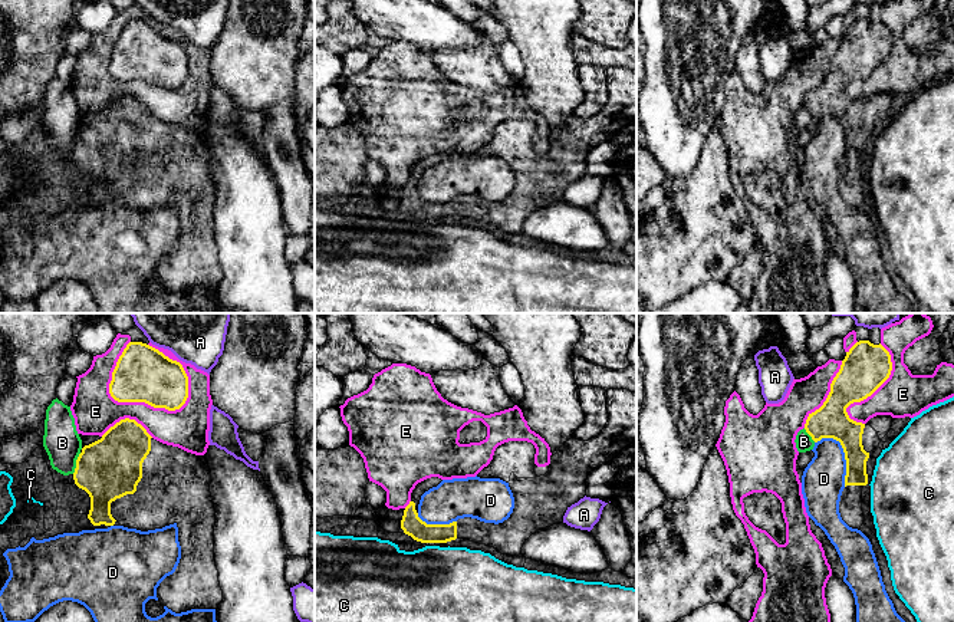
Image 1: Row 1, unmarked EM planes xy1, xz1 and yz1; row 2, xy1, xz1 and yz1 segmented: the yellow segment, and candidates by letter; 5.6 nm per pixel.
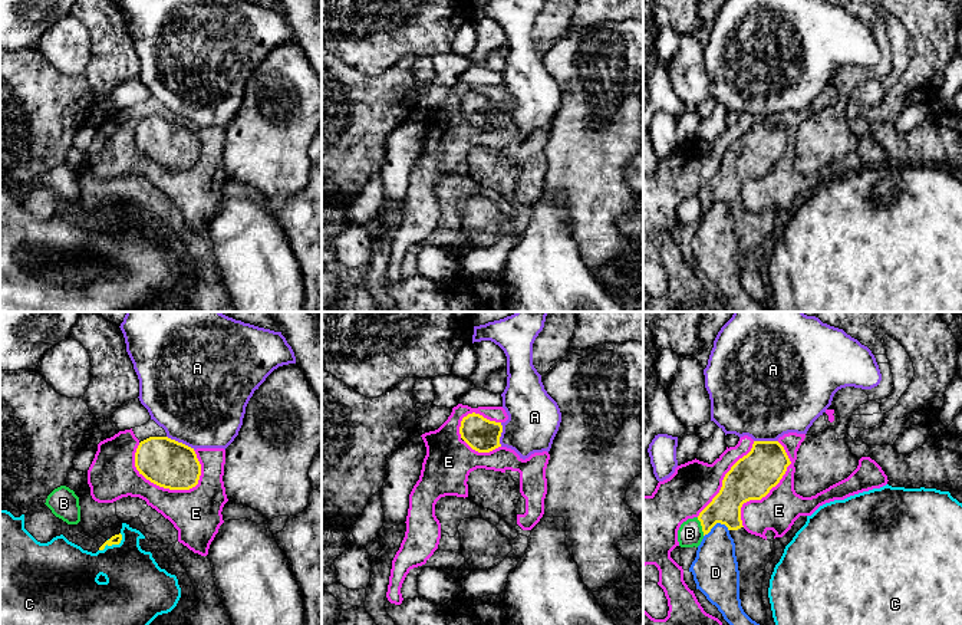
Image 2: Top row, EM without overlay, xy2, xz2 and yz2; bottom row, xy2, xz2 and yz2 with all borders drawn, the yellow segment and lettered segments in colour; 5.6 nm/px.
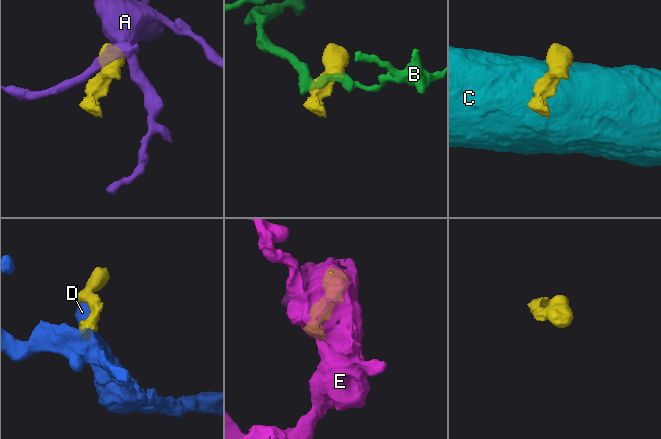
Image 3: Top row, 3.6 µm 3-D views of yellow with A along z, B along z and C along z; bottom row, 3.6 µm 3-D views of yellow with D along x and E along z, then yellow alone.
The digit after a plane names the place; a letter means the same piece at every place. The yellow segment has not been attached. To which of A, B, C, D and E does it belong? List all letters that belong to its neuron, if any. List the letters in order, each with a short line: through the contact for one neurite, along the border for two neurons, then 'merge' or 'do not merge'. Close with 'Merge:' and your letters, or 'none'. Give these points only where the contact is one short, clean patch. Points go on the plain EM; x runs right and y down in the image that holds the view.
A: line xy2 (167, 114), (194, 127); do not merge
B: do not merge
C: line xy2 (122, 213), (118, 221), (106, 223), (99, 229); do not merge
D: do not merge
E: do not merge
Merge: none

